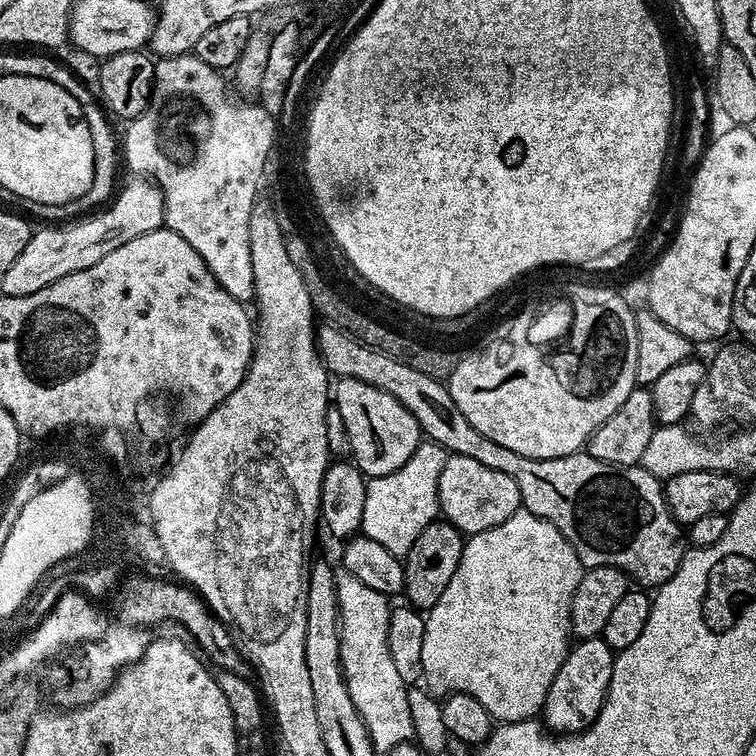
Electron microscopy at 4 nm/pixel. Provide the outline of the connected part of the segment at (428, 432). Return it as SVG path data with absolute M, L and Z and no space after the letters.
M321 327L318 332L318 347L320 359L333 377L358 378L398 398L398 402L402 402L402 406L406 406L406 410L410 410L410 414L418 422L421 433L431 443L439 444L445 453L474 458L477 462L482 462L482 466L490 466L490 470L502 470L502 474L514 478L520 491L523 509L550 521L574 546L585 569L604 565L616 567L627 573L629 579L635 583L637 581L639 587L648 590L660 587L677 573L687 552L688 540L683 527L673 518L665 500L663 483L641 465L614 467L613 464L600 462L584 450L554 459L532 459L522 454L514 454L514 450L506 450L506 446L490 442L486 434L478 434L478 430L474 430L474 426L466 422L462 410L454 406L454 398L450 398L450 390L445 381L435 380L419 370L414 370L414 366L380 352L376 346L365 346L341 328Z

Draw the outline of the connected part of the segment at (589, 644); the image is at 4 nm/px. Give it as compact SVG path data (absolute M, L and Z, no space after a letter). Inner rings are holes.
M600 636L581 640L569 651L544 699L542 720L553 733L583 732L598 718L612 677L612 647Z

